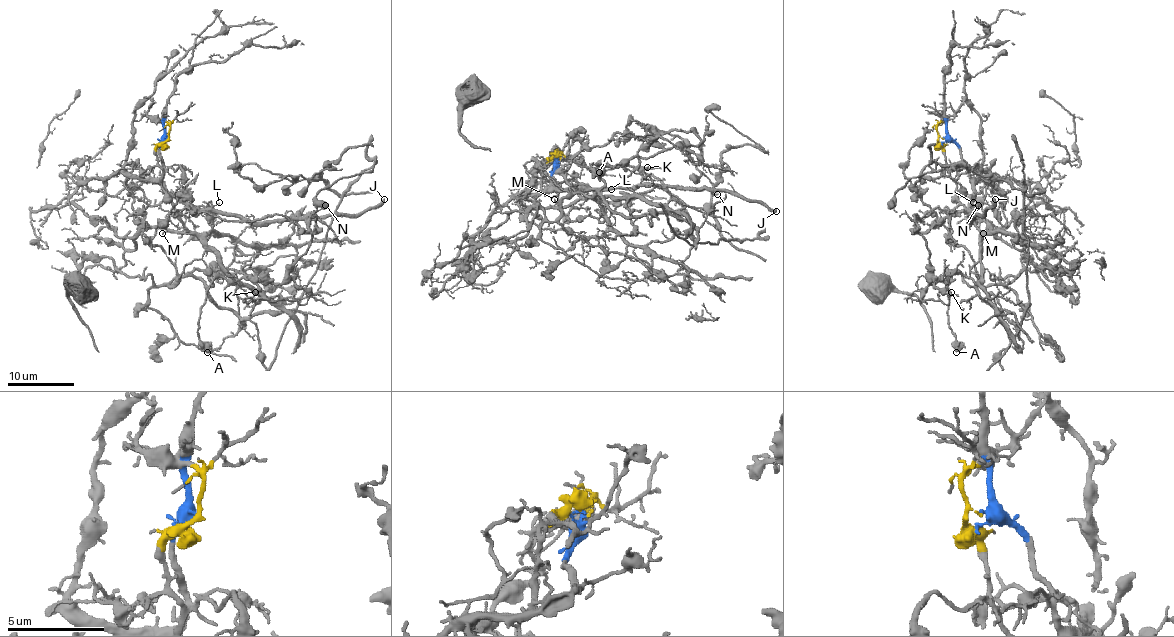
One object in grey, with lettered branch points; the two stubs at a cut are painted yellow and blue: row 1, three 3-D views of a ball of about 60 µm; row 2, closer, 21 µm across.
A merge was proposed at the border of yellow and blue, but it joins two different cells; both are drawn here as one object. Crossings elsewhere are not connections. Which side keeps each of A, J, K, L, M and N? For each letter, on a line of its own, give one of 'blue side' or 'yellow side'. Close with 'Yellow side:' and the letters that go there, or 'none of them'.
A: yellow side
J: blue side
K: yellow side
L: blue side
M: yellow side
N: blue side
Yellow side: A, K, M

